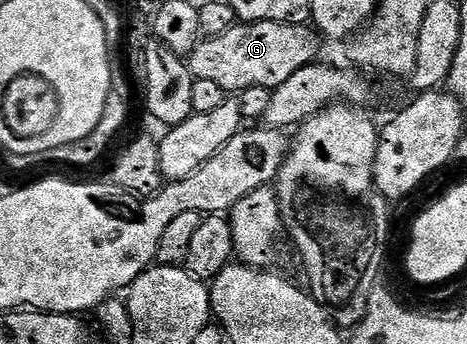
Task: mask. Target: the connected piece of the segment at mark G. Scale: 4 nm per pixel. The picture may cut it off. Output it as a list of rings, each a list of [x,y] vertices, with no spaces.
[[[260,20],[254,24],[239,22],[227,34],[202,39],[197,49],[187,57],[194,80],[215,82],[227,94],[240,94],[251,86],[278,88],[303,66],[314,63],[321,52],[322,37],[316,27],[287,24],[283,20]]]

